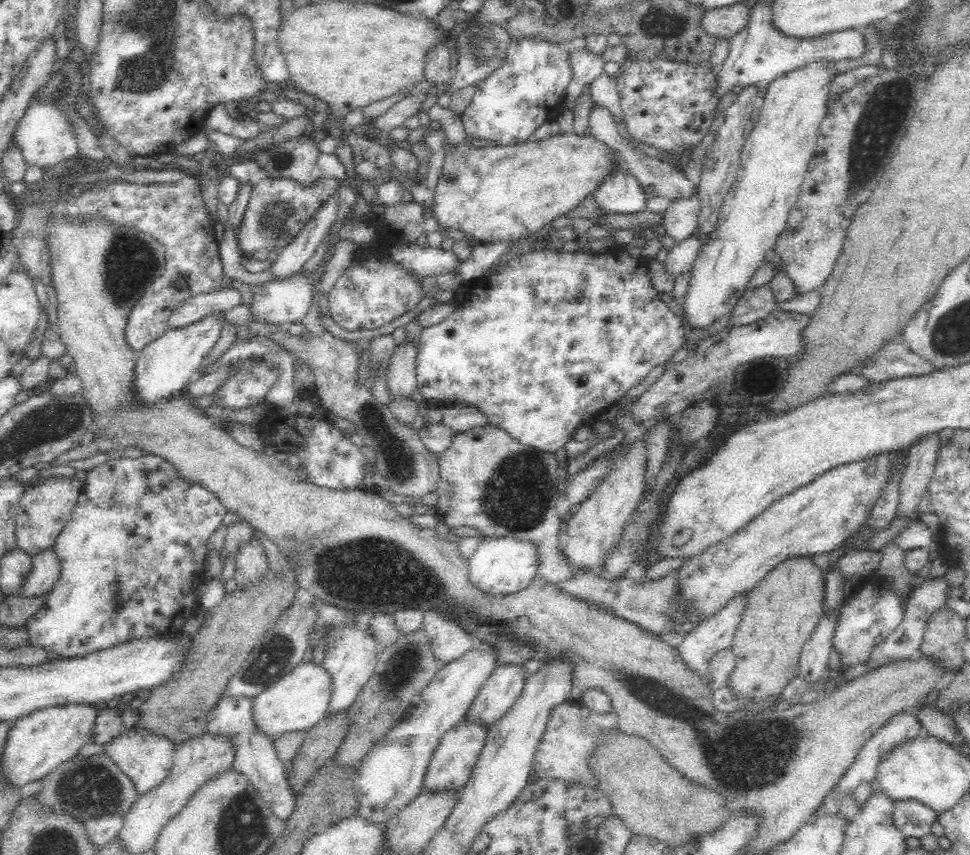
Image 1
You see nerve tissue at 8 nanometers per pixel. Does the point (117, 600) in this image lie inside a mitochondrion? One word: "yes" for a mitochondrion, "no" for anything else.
yes

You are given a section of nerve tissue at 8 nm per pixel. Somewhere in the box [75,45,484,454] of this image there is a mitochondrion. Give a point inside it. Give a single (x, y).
(130, 262)

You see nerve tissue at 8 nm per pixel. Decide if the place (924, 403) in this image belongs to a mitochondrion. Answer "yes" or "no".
no

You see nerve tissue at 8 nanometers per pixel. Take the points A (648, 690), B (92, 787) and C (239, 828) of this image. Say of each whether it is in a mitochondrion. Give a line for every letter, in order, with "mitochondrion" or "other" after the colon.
A: mitochondrion
B: mitochondrion
C: mitochondrion

